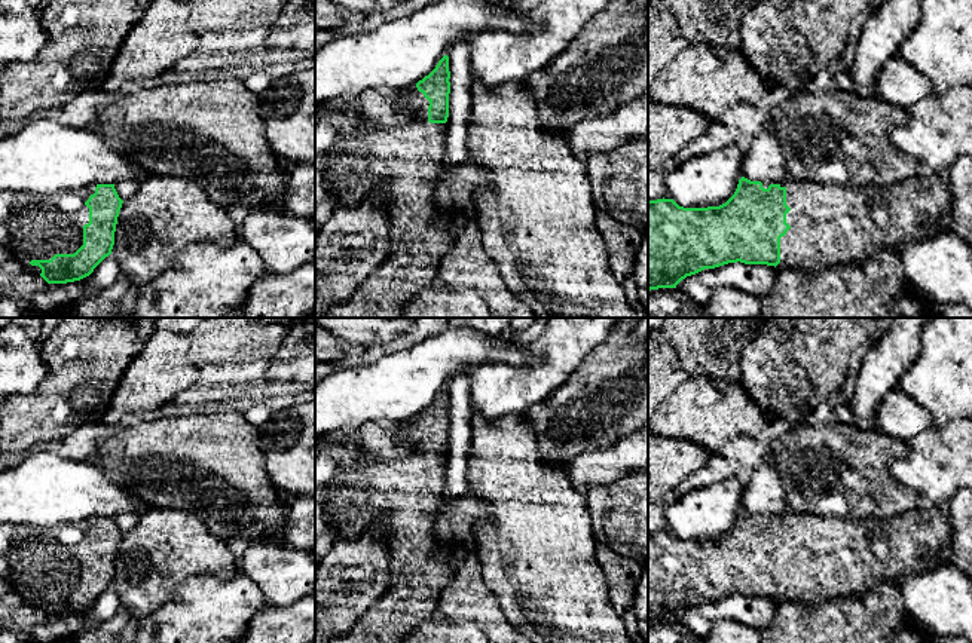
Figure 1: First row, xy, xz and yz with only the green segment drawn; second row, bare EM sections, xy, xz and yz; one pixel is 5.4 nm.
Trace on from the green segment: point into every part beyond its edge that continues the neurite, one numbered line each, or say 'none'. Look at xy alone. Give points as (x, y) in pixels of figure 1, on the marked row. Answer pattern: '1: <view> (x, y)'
1: xy (40, 226)

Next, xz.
1: xz (404, 164)

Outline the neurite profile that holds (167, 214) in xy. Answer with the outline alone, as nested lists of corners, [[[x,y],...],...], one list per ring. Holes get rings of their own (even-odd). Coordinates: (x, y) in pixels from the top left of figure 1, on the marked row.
[[[149,175],[119,211],[111,254],[132,287],[140,288],[163,273],[177,254],[195,244],[232,247],[239,239],[227,208],[214,203],[193,180]]]

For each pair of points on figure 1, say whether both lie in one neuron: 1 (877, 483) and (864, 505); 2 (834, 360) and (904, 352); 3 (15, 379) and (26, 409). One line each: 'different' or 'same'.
1: same
2: different
3: different

